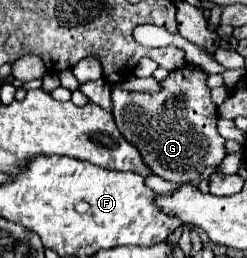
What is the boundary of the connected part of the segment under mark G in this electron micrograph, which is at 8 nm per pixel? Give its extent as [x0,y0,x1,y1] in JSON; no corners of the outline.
[111,66,227,184]

